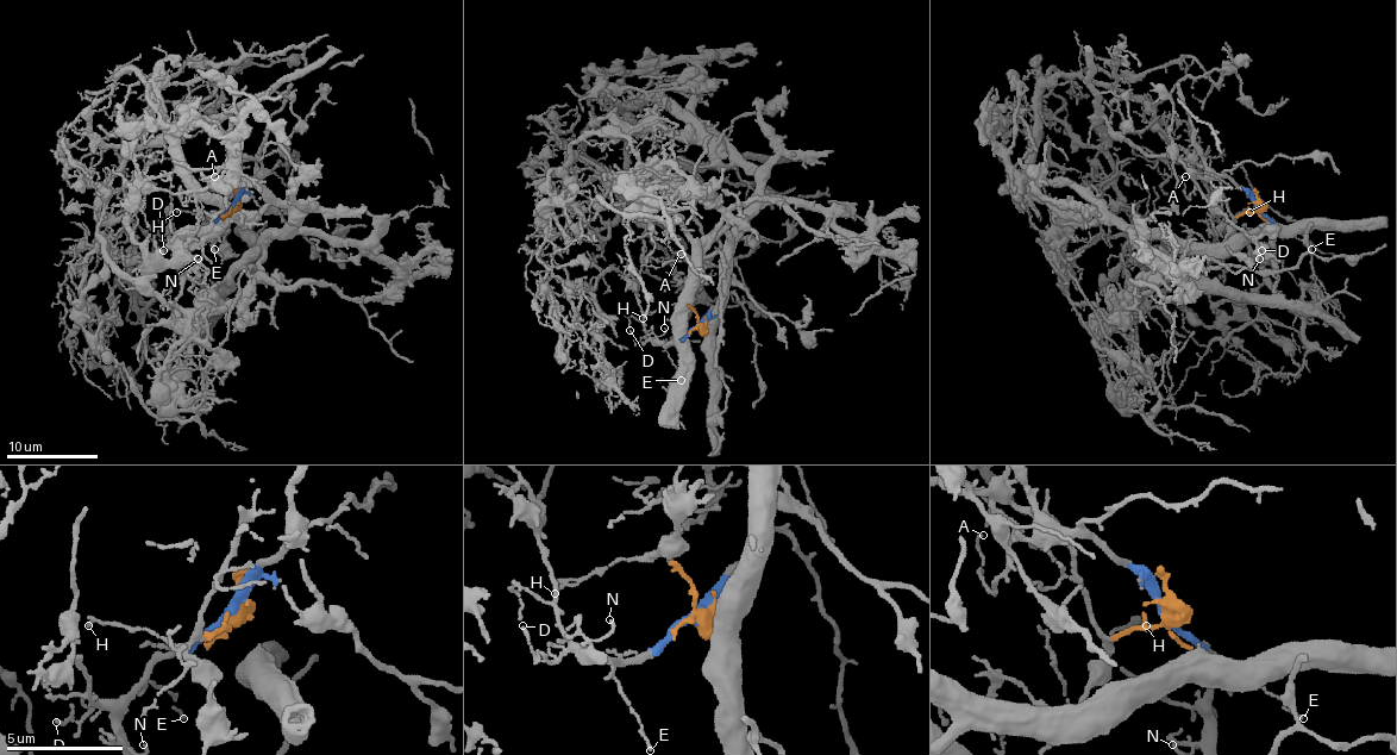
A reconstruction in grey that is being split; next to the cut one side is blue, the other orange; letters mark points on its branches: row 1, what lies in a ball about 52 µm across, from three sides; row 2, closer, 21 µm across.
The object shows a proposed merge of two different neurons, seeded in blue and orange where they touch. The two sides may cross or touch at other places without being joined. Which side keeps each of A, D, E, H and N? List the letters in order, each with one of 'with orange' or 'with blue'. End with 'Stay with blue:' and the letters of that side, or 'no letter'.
A: with blue
D: with blue
E: with blue
H: with orange
N: with blue
Stay with blue: A, D, E, N

